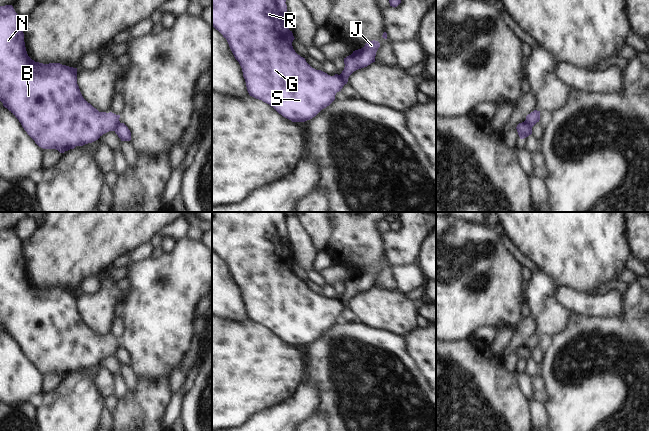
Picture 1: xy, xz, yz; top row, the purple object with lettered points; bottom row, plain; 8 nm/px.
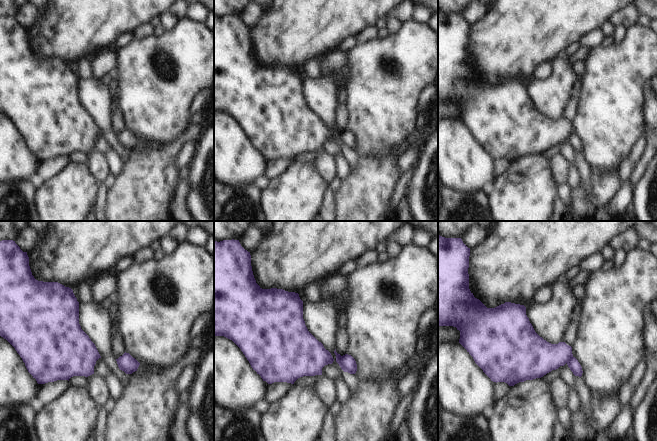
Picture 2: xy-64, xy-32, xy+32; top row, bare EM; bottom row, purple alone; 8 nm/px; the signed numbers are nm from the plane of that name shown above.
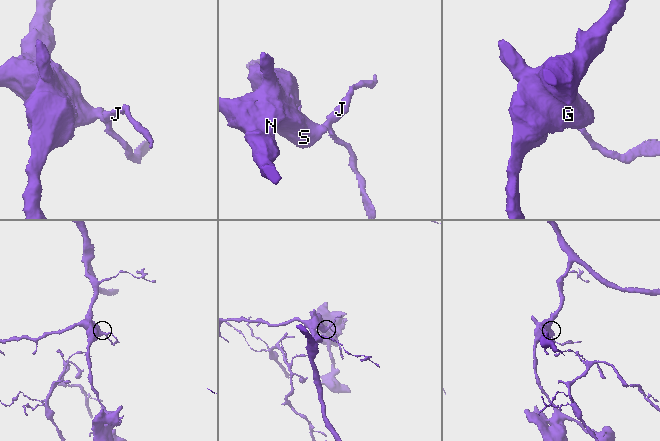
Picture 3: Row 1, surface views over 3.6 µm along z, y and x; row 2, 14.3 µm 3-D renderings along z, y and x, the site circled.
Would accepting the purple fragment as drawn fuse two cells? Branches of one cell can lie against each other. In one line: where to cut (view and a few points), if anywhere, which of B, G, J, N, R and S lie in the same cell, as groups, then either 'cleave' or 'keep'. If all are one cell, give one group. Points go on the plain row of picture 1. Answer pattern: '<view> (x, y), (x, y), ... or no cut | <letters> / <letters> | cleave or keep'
xy (119, 345), (113, 354) | B G N R S / J | cleave

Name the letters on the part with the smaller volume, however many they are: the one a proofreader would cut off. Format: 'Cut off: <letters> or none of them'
Cut off: J

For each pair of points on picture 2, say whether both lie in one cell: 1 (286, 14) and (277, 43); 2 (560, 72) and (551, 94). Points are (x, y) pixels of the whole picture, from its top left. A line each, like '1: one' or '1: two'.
1: one
2: one

